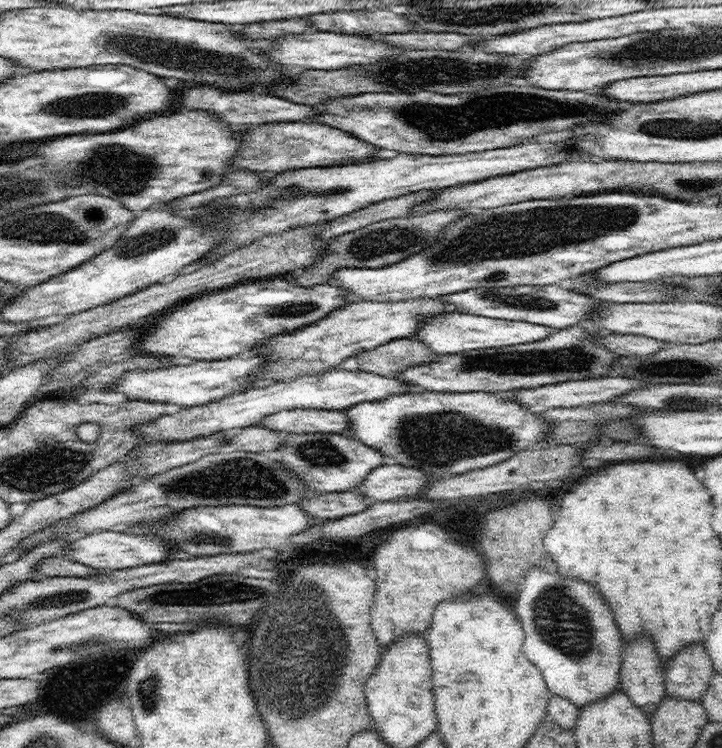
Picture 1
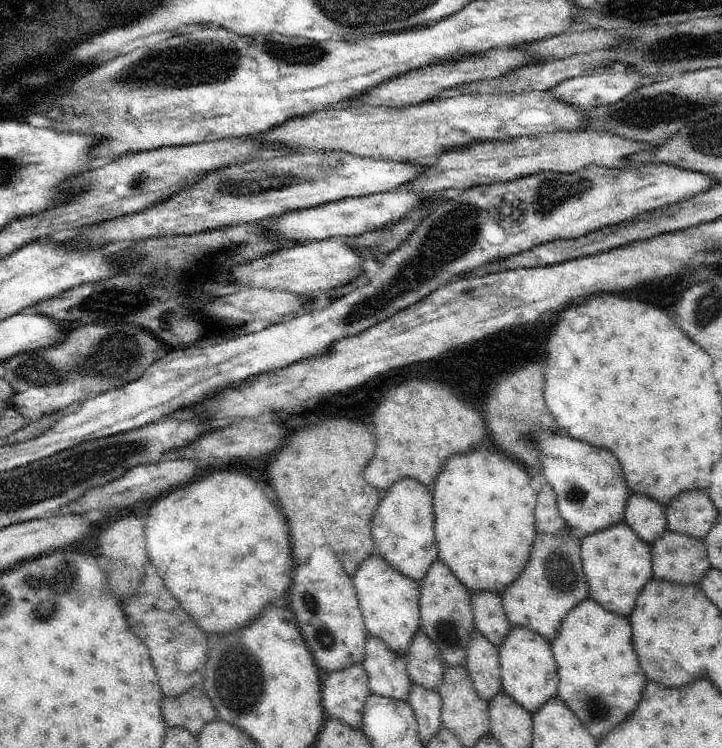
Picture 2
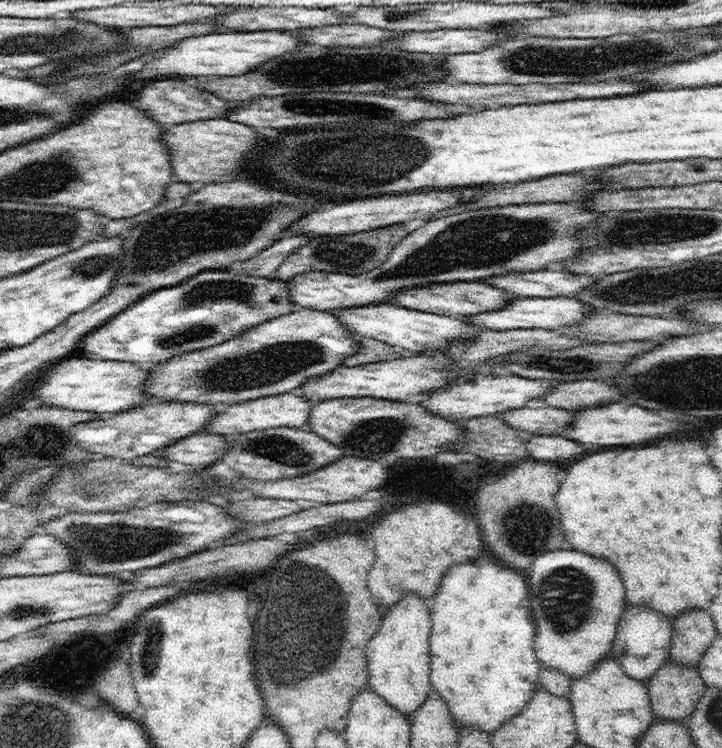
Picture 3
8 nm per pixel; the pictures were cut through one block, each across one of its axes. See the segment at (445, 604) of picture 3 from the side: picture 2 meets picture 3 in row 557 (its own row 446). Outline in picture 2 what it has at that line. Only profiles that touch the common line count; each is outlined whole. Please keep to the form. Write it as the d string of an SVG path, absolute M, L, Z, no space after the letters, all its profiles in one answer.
M489 438L470 452L452 456L430 487L438 559L472 592L501 595L522 574L534 536L538 487L526 468L504 458Z

